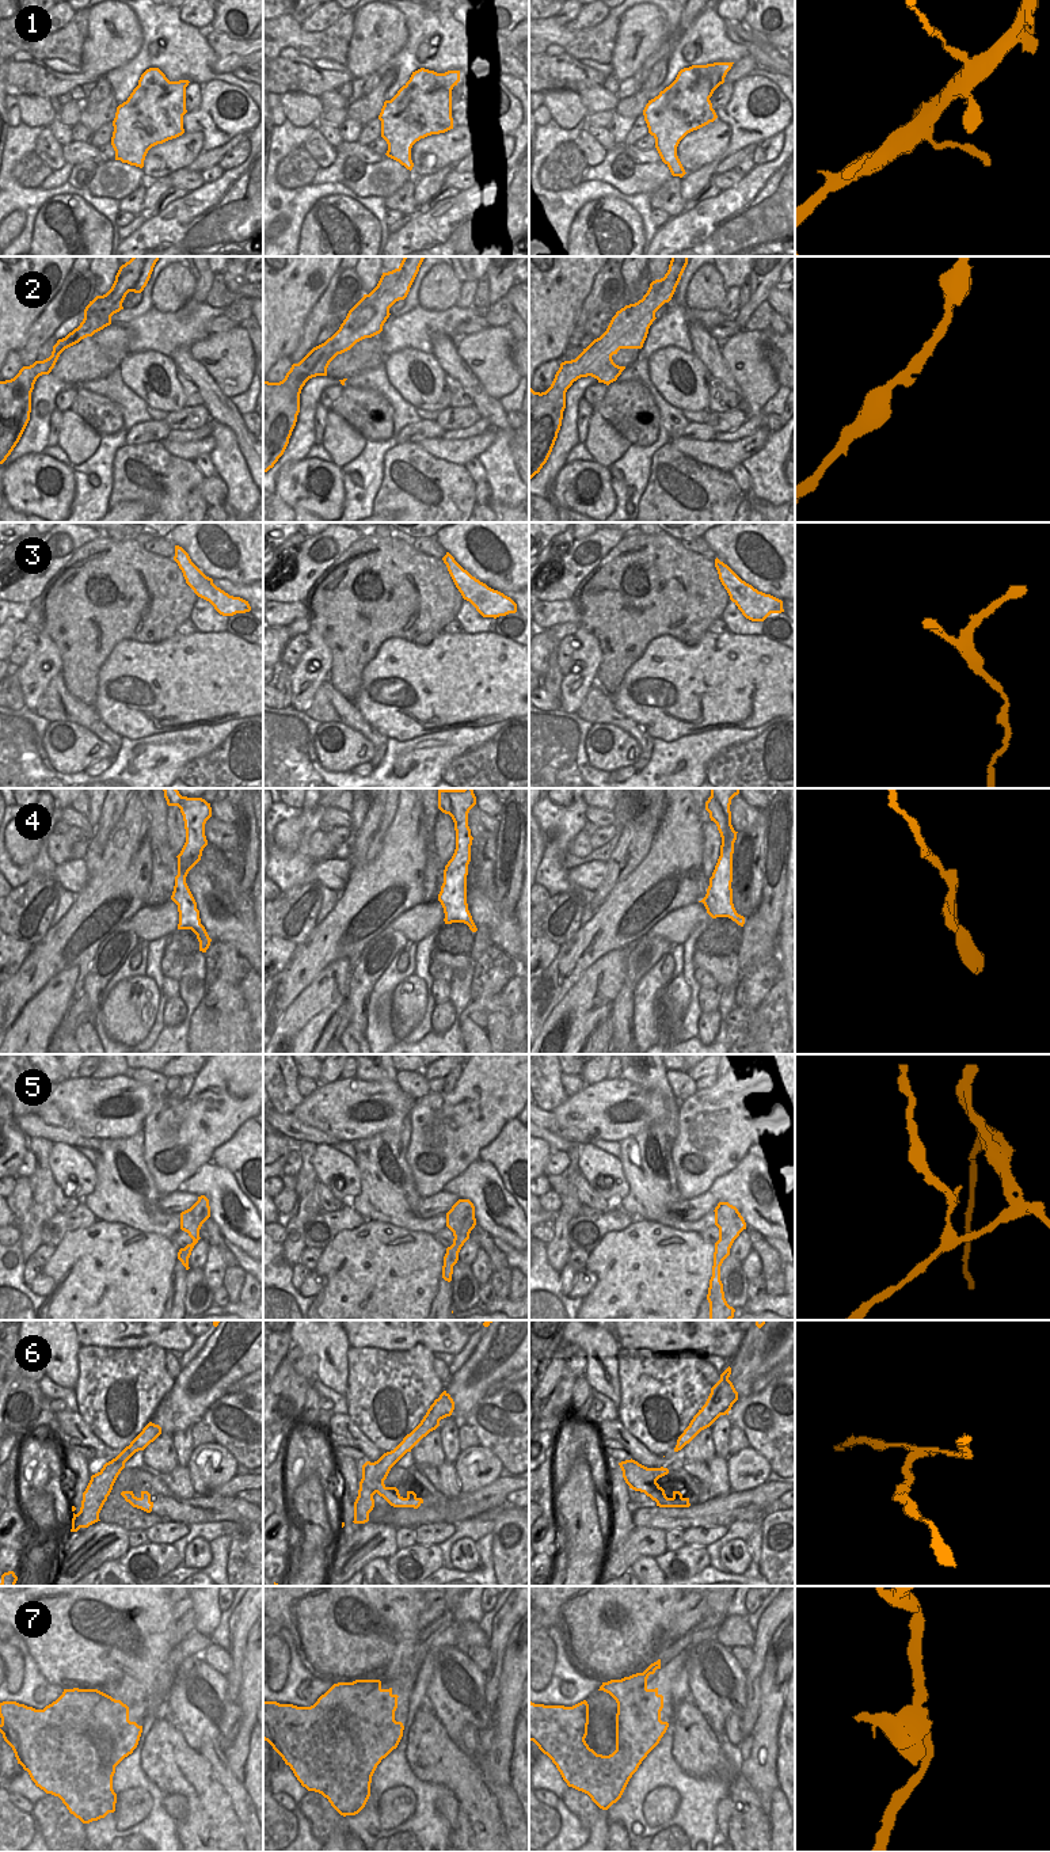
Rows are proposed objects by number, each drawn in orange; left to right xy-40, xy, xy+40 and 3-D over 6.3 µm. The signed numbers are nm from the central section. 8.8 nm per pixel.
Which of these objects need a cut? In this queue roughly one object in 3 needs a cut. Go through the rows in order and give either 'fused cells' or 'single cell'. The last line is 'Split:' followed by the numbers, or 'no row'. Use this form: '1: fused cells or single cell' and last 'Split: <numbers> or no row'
1: single cell
2: single cell
3: single cell
4: fused cells
5: fused cells
6: fused cells
7: fused cells
Split: 4, 5, 6, 7

